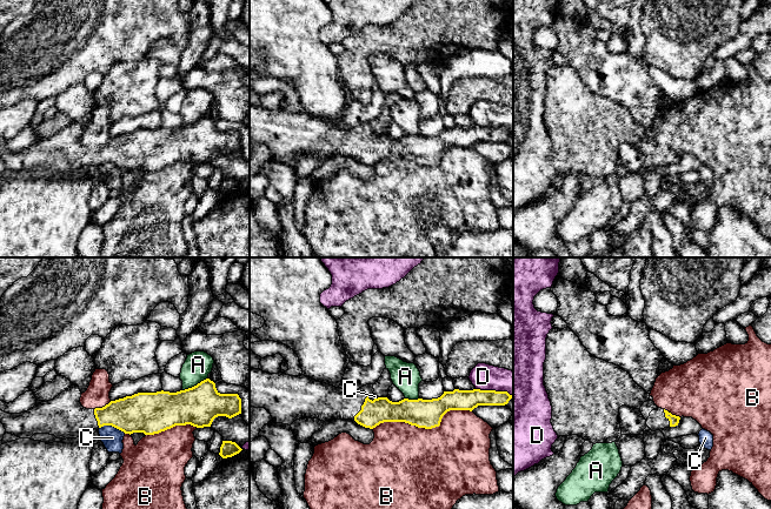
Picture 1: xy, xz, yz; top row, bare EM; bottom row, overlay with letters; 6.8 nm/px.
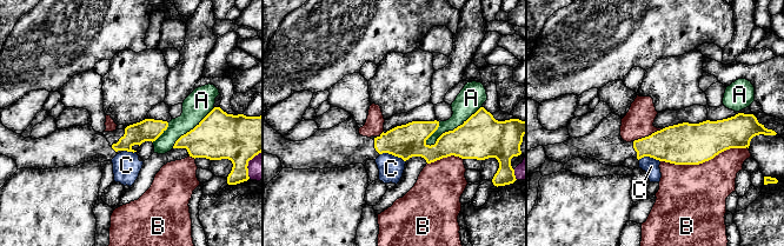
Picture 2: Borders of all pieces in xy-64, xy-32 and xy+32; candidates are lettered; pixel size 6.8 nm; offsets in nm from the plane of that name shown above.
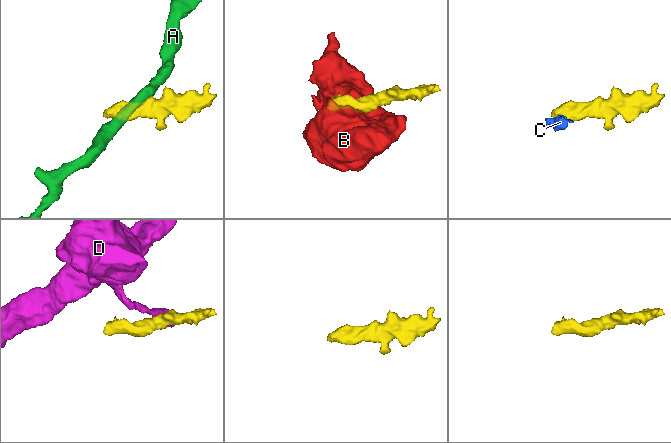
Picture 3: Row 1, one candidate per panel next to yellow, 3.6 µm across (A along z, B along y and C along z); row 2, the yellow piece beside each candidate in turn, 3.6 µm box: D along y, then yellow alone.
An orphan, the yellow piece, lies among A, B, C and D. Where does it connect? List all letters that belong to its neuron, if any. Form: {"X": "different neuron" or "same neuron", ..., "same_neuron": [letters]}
{"A": "different neuron", "B": "different neuron", "C": "different neuron", "D": "different neuron", "same_neuron": []}

